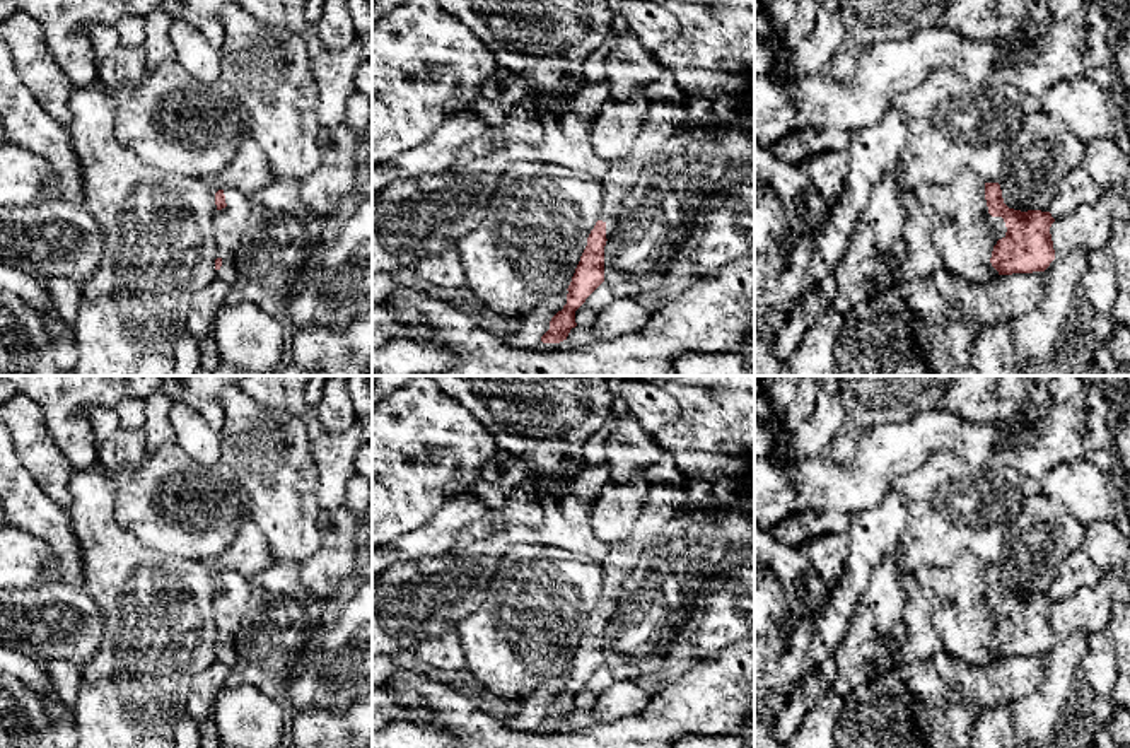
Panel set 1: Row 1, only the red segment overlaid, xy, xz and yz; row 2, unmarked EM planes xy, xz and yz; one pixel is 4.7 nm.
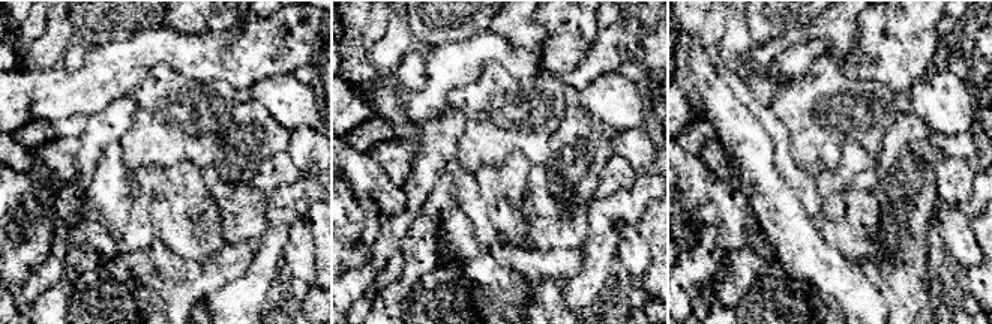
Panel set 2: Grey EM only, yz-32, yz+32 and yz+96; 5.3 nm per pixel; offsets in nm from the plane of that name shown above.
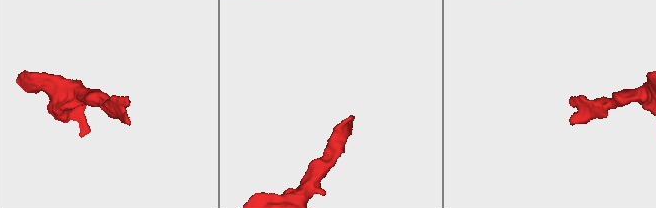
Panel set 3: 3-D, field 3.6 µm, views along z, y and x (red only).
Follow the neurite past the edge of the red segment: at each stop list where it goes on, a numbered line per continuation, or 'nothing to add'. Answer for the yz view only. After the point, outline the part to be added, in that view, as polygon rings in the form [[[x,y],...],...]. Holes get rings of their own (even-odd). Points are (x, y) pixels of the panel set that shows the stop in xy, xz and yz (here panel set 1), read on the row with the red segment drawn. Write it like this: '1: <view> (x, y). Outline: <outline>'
1: yz (997, 224). Outline: [[[987,207],[987,220],[988,220],[988,225],[992,227],[993,234],[1002,239],[1005,237],[1005,232],[1007,232],[1007,227],[1005,227],[1005,222],[1002,217],[992,217],[988,213],[988,207]]]

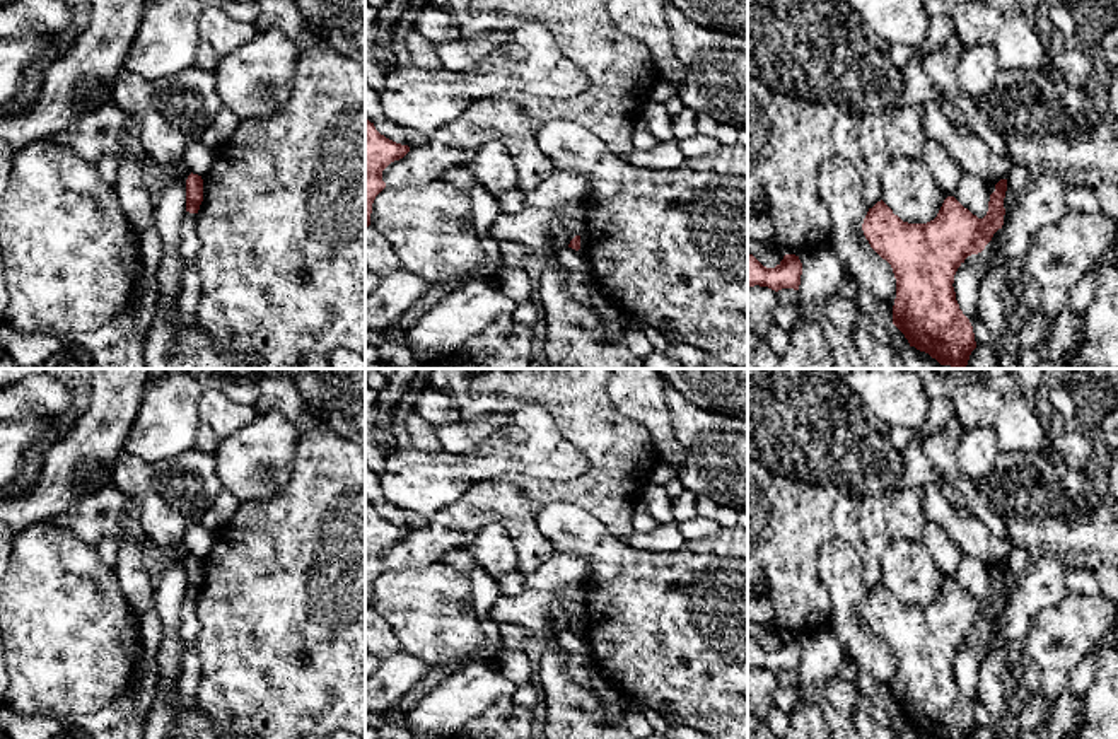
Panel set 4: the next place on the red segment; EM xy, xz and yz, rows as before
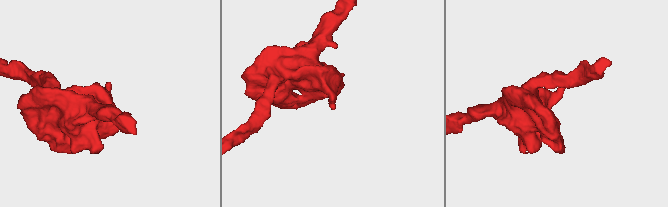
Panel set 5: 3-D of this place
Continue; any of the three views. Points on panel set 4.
nothing to add

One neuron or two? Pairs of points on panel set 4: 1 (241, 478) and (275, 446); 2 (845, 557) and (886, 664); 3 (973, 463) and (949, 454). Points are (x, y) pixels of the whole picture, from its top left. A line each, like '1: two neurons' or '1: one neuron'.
1: one neuron
2: one neuron
3: two neurons

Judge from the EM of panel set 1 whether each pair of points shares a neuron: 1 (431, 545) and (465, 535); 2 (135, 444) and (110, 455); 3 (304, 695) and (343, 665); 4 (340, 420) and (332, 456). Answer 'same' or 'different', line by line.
1: different
2: same
3: same
4: different

